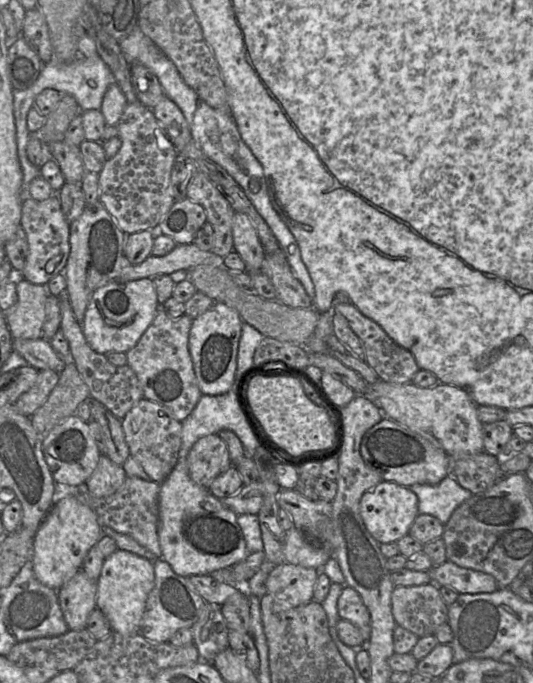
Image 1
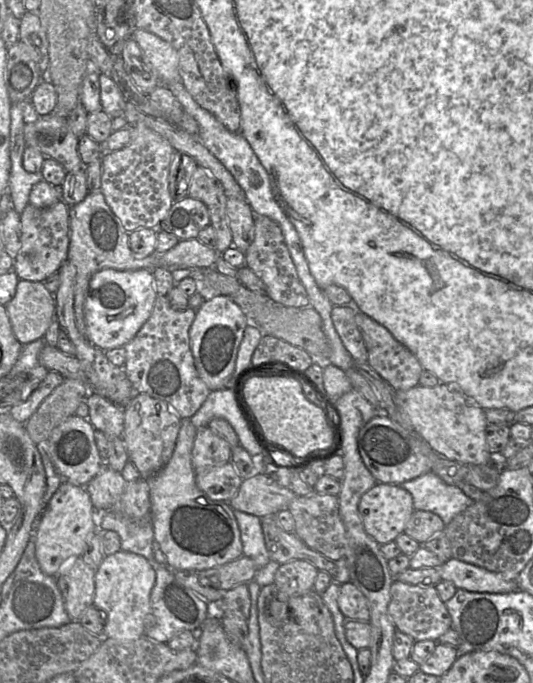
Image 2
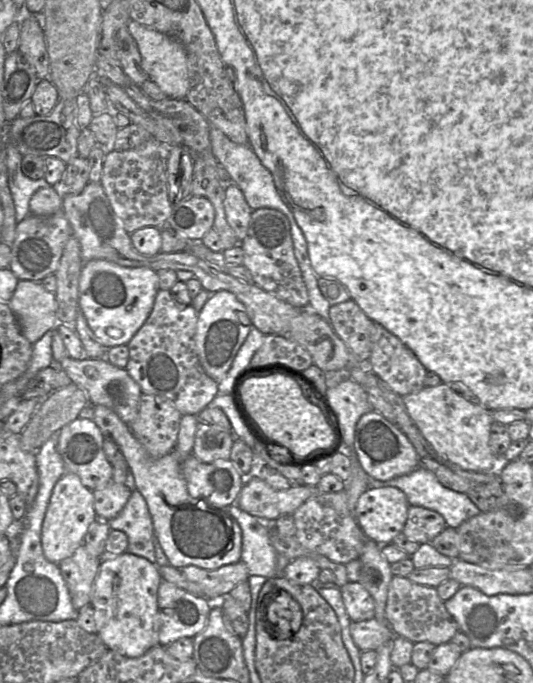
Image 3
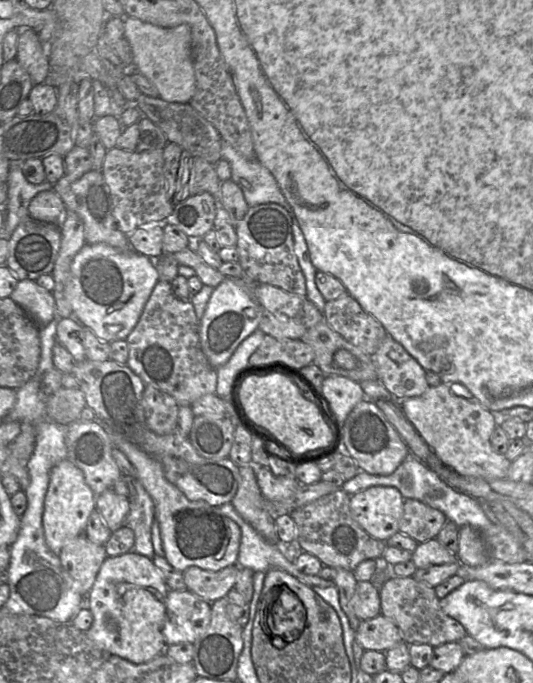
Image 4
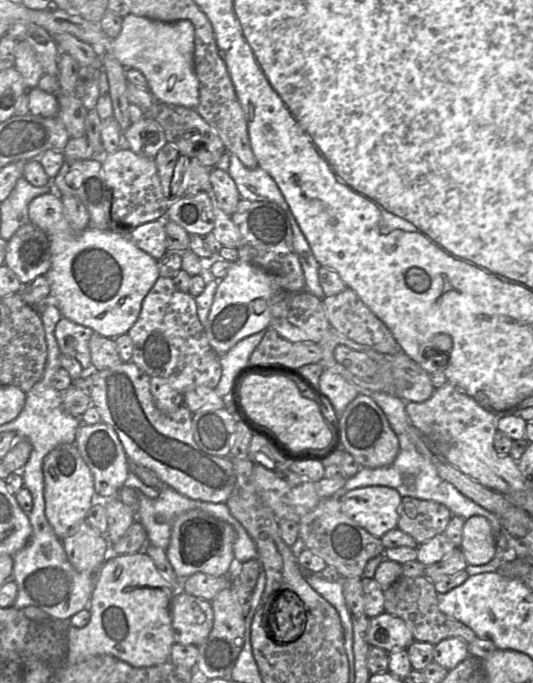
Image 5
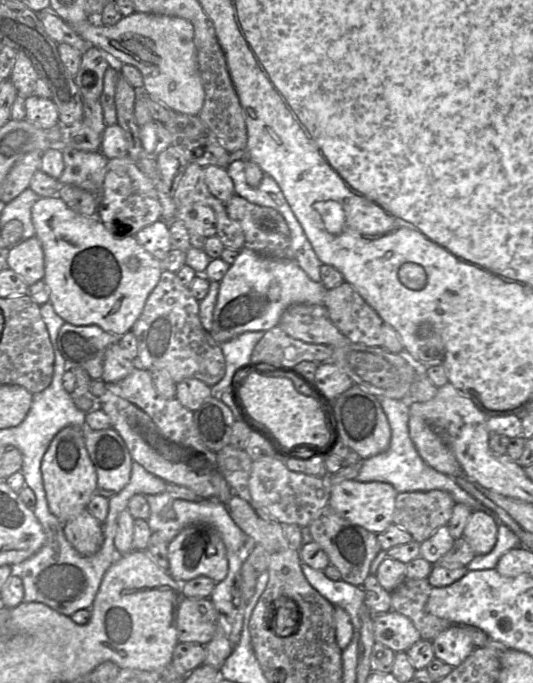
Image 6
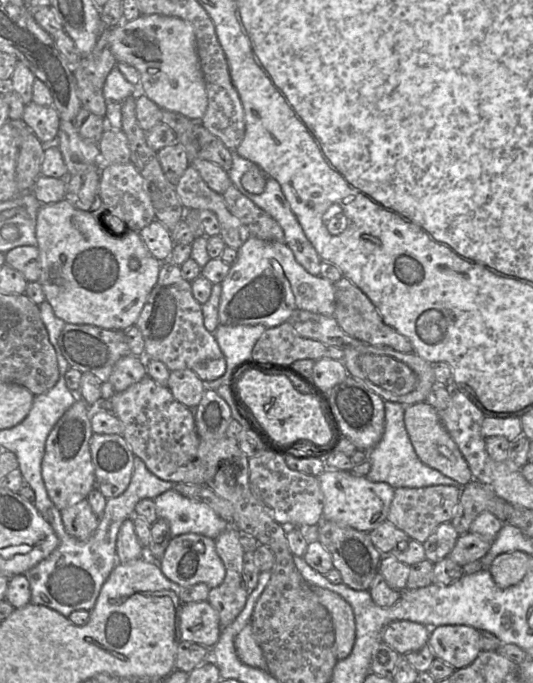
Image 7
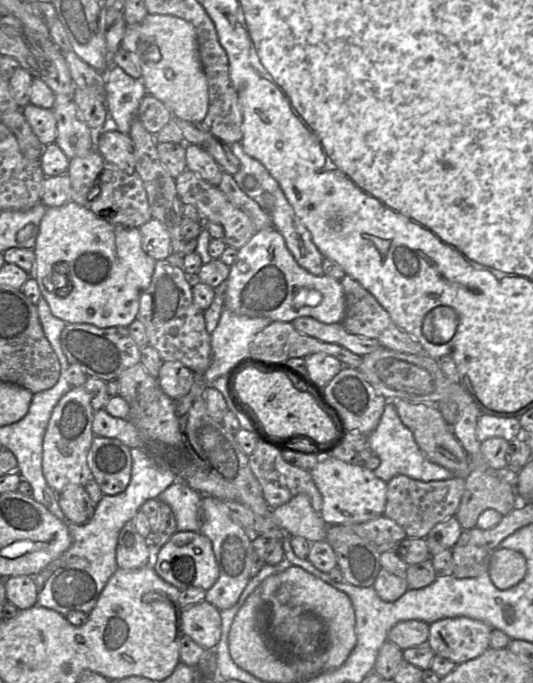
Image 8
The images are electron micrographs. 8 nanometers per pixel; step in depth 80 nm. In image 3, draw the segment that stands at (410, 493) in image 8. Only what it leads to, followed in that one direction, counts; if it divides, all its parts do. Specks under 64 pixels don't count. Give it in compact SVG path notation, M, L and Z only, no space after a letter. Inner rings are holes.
M410 505L402 534L421 545L429 543L446 527L445 519L438 512Z

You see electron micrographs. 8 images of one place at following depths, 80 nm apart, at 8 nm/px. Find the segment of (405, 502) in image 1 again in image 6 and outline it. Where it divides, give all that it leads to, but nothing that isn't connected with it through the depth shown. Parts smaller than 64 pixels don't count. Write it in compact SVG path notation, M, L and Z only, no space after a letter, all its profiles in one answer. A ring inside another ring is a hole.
M344 480L329 486L328 507L341 517L364 529L379 534L392 524L398 492L389 483Z

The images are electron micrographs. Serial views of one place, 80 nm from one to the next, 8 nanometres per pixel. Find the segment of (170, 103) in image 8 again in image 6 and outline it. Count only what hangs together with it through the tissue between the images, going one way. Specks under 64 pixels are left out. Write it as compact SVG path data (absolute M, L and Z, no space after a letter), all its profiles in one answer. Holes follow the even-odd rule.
M134 12L114 26L103 26L97 20L89 19L72 28L91 46L105 52L114 64L136 67L143 77L140 93L175 112L199 115L204 105L205 91L198 69L191 22L180 17Z

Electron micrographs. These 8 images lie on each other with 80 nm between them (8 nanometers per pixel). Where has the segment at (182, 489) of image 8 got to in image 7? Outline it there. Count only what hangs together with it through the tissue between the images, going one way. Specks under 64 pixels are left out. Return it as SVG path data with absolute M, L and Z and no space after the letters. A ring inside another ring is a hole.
M174 489L154 498L158 518L165 519L172 537L196 533L216 539L231 524L208 505L191 500Z

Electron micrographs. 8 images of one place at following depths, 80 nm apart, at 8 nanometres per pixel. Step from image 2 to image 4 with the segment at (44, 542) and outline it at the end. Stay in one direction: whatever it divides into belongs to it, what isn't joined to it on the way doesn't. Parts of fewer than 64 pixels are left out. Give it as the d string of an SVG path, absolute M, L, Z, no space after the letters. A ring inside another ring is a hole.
M64 459L51 469L44 501L43 528L45 542L52 552L59 555L70 540L84 533L87 520L95 510L96 496L87 485L83 472L70 460Z

